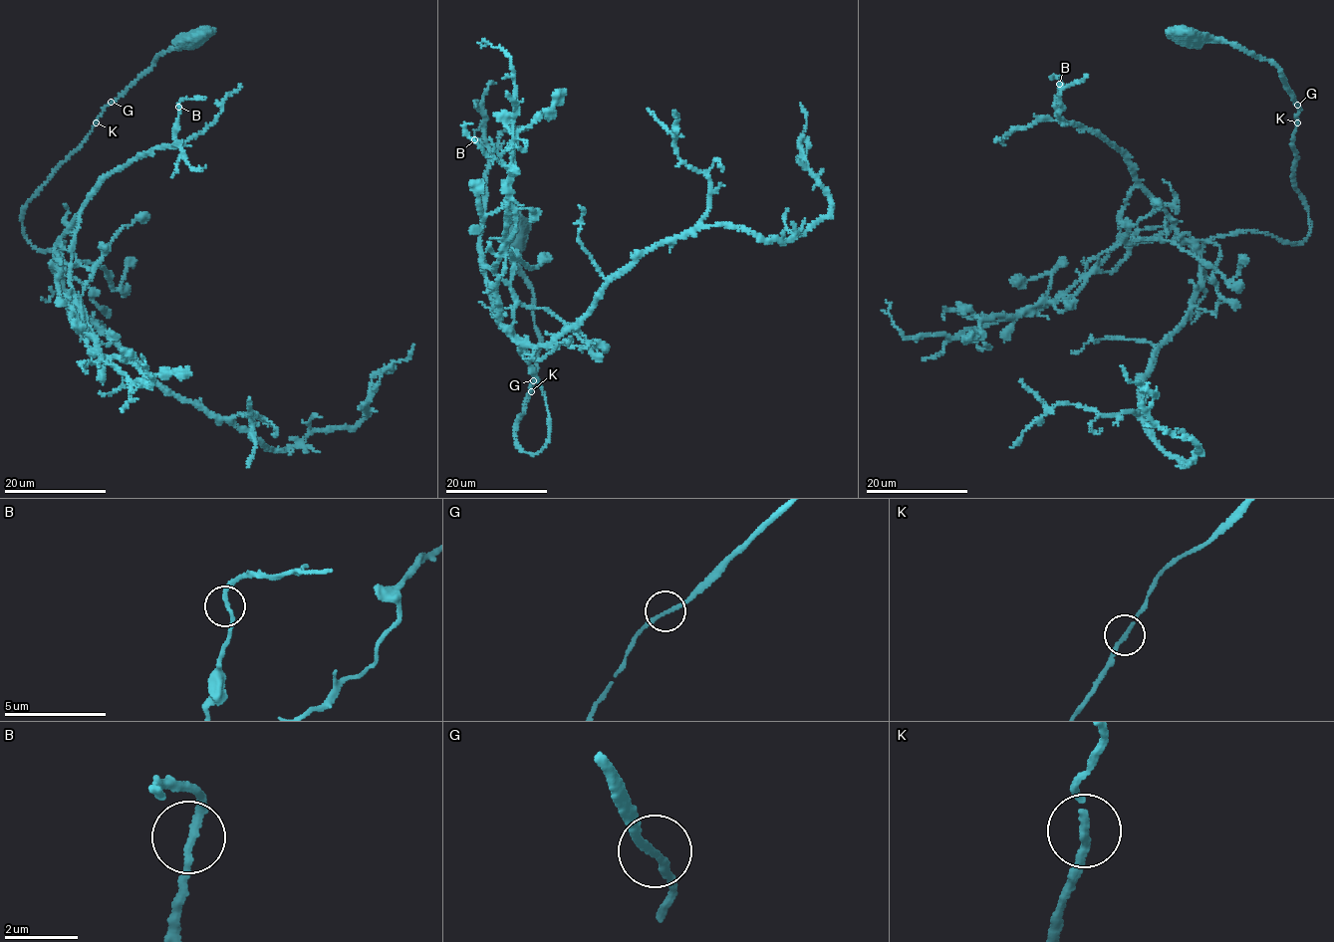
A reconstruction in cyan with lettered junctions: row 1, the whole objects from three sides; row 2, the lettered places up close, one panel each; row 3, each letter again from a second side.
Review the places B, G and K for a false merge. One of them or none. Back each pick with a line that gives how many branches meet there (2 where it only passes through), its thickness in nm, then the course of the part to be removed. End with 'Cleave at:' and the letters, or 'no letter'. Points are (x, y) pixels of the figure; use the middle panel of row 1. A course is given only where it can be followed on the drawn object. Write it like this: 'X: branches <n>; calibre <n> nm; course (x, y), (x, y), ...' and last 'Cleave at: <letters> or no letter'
Cleave at: no letter

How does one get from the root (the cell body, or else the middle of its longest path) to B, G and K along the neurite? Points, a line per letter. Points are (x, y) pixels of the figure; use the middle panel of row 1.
B: (514, 235), (541, 340), (515, 434), (535, 454), (544, 391), (493, 311), (474, 139)
G: (514, 235), (514, 259), (531, 289), (535, 328), (541, 338), (533, 380)
K: (514, 235), (514, 259), (531, 289), (535, 328), (541, 338), (537, 370), (530, 390)

